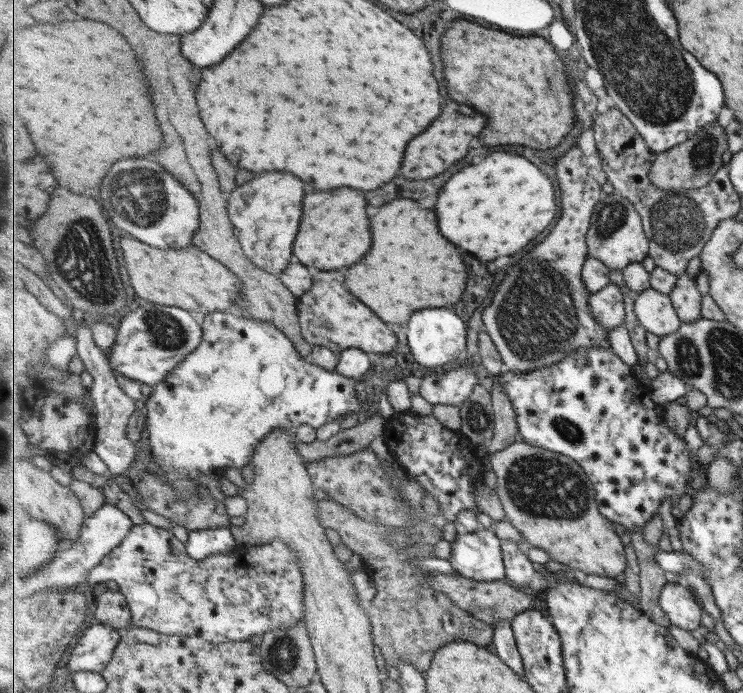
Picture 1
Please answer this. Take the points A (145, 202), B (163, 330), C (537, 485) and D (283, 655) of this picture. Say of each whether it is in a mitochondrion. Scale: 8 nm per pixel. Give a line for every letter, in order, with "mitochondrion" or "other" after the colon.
A: mitochondrion
B: mitochondrion
C: mitochondrion
D: mitochondrion

